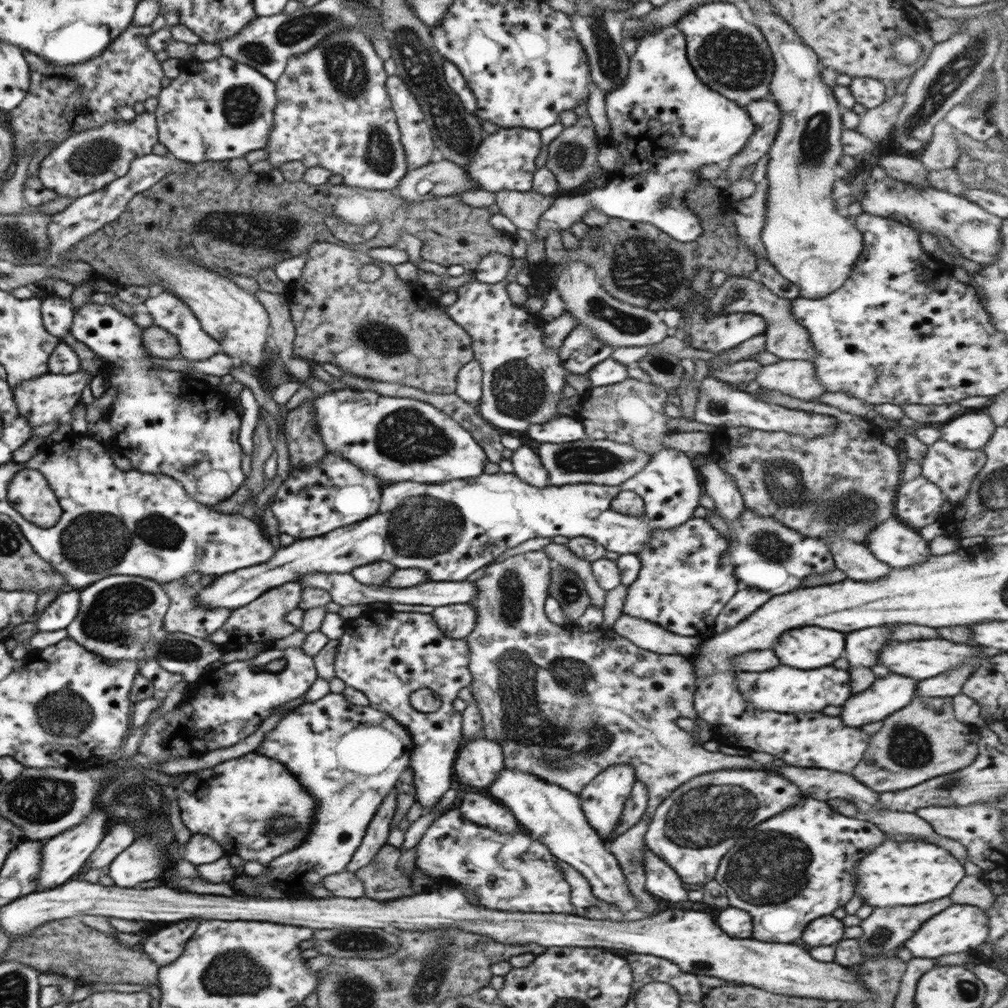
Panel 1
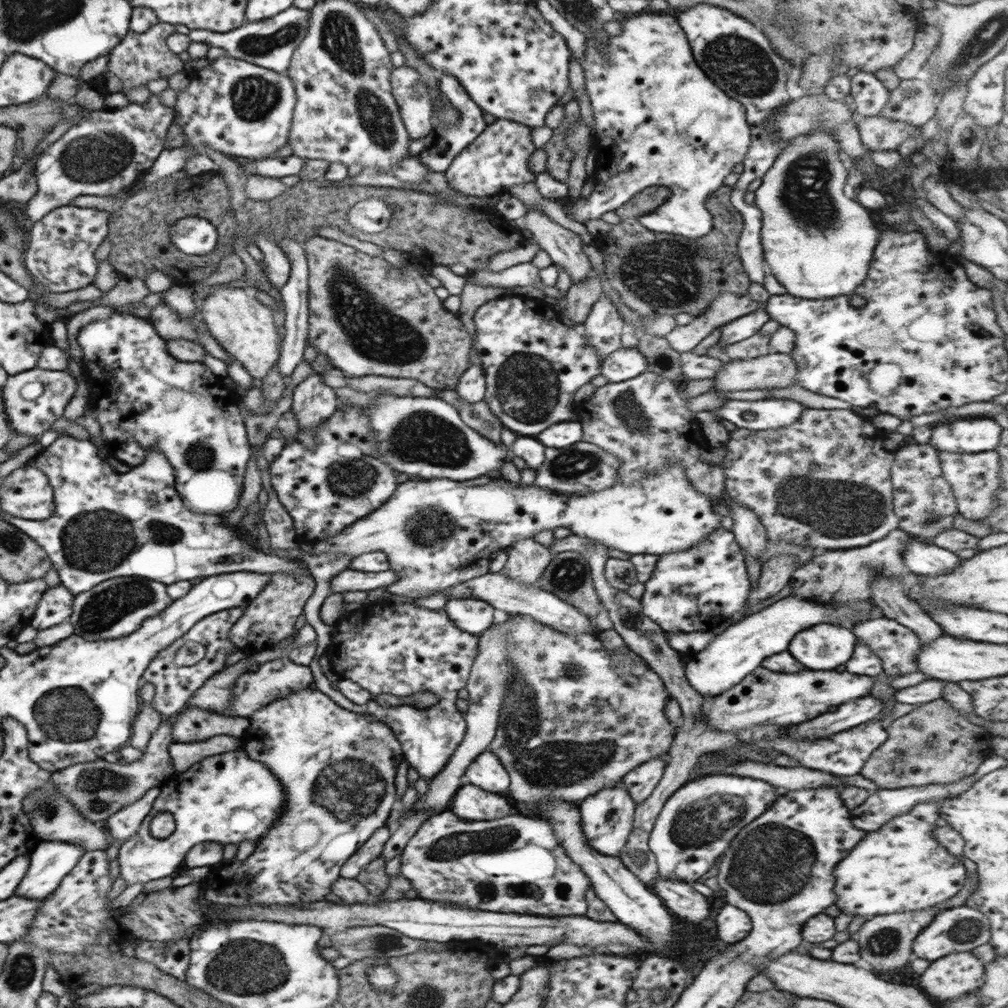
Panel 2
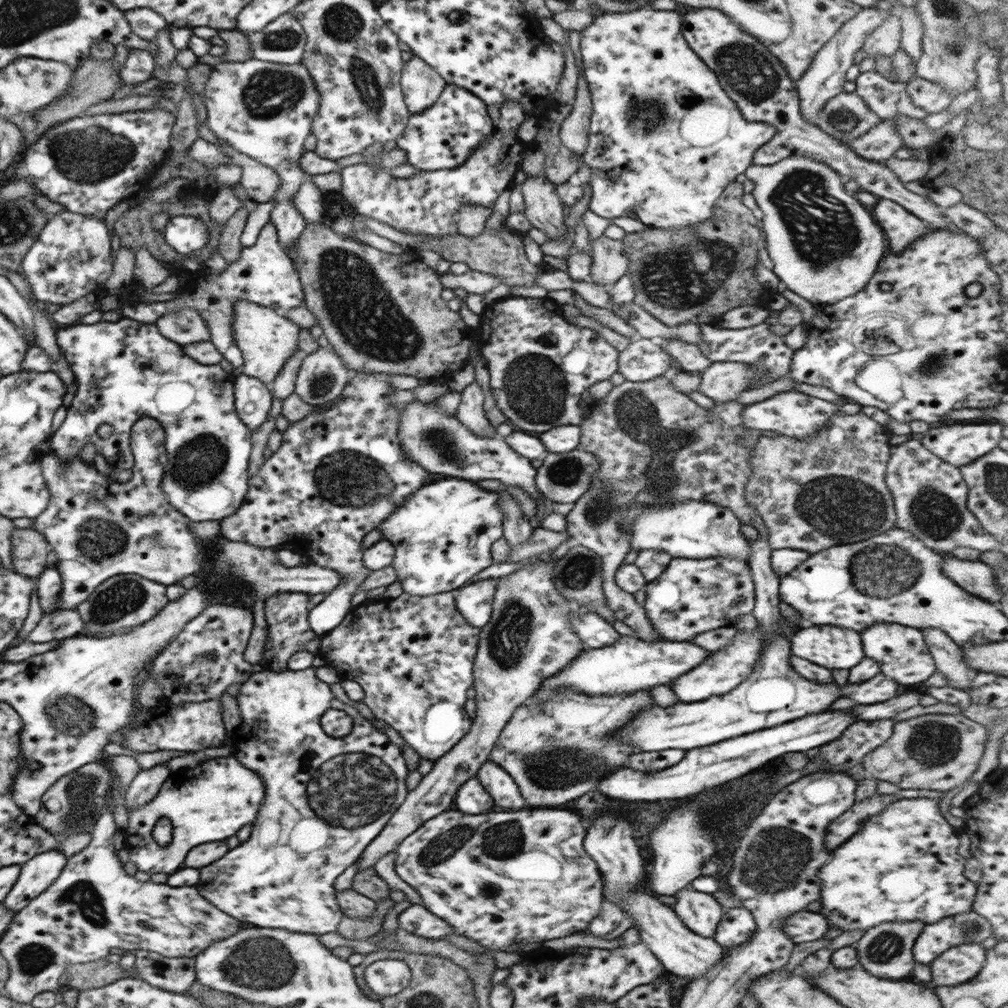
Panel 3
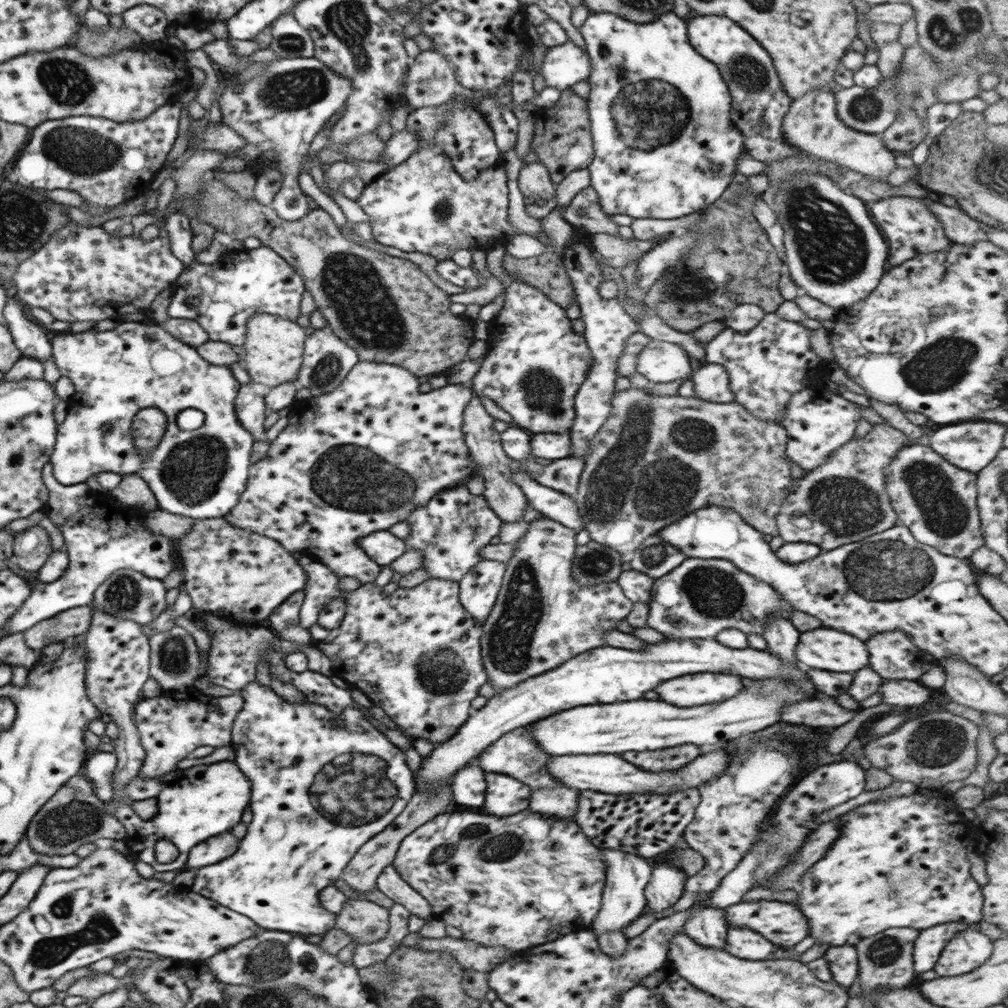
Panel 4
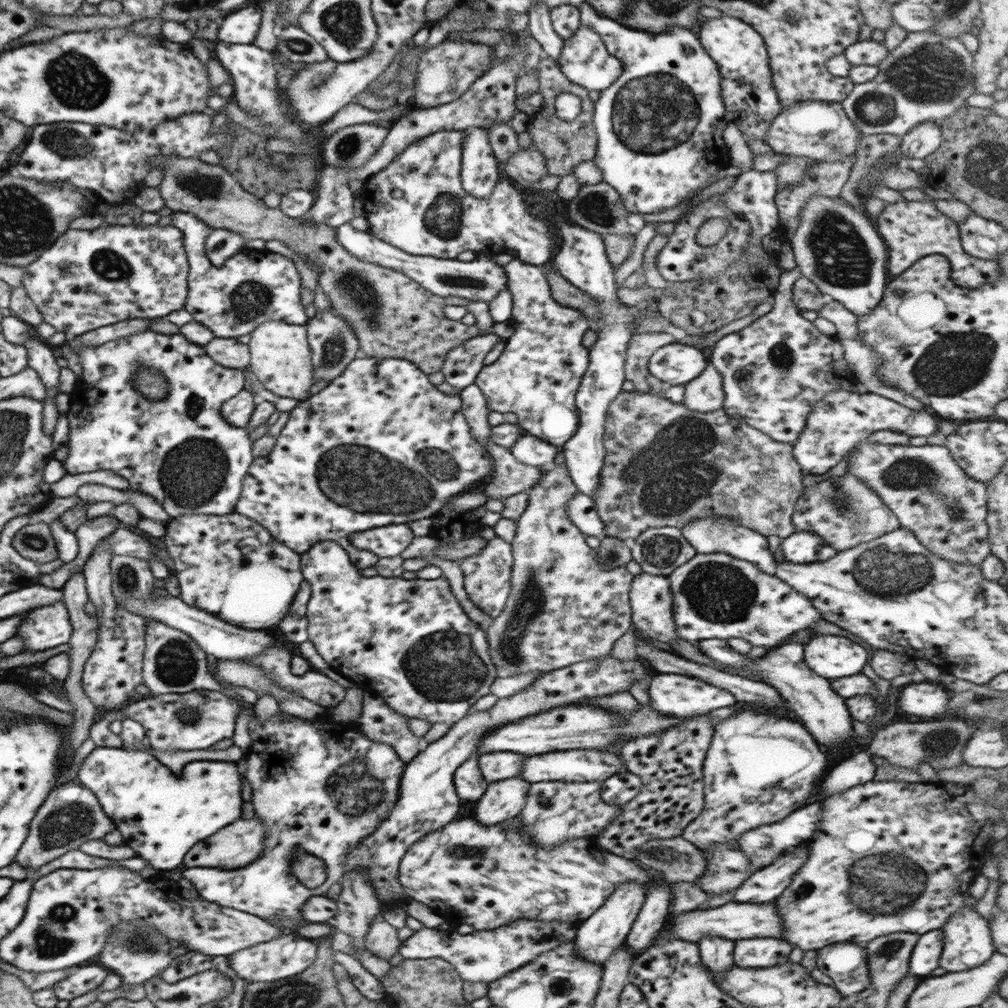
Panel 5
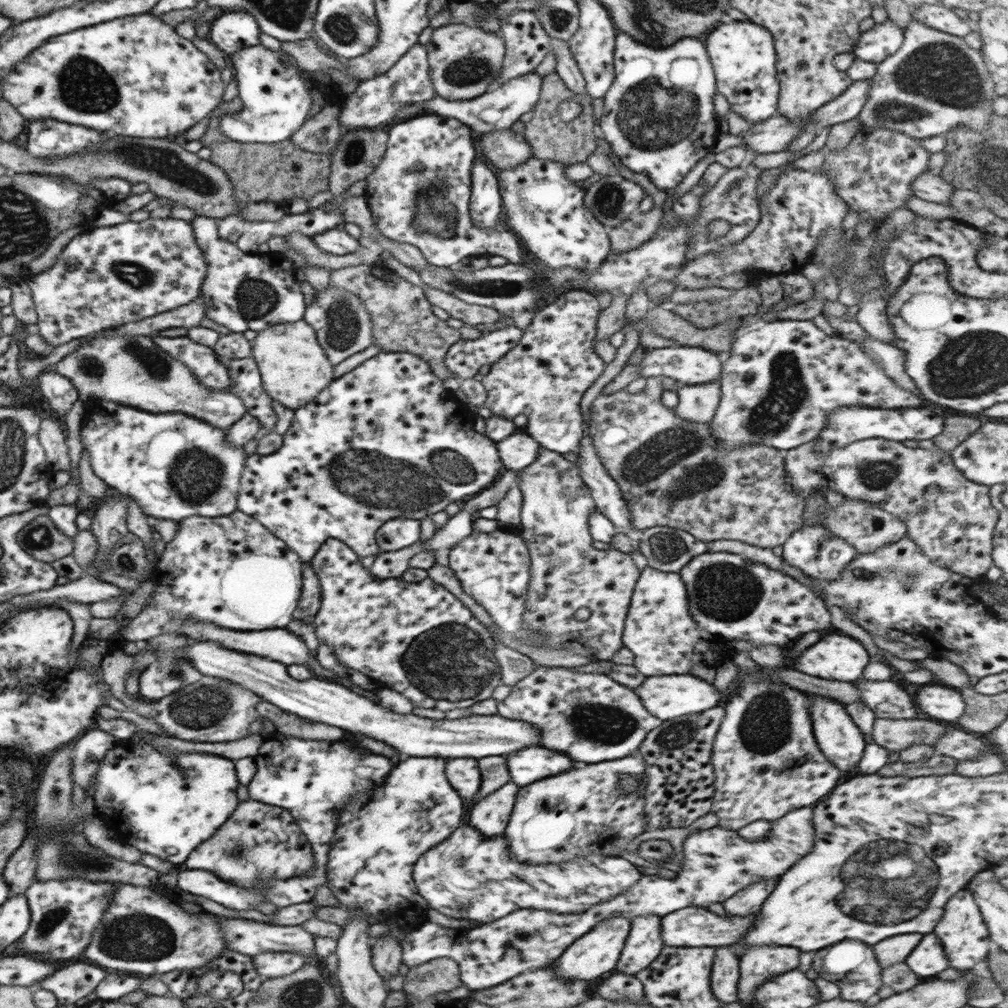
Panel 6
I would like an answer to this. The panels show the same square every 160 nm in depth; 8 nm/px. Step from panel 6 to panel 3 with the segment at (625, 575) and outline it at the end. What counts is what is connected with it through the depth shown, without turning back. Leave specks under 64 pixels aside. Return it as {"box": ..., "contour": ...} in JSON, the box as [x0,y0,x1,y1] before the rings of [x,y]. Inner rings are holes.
{"box":[358,554,589,872],"contour":[[[549,554],[538,556],[538,563],[528,563],[525,568],[515,571],[510,575],[500,577],[493,600],[493,609],[488,624],[481,628],[477,653],[473,664],[473,688],[476,691],[476,712],[471,724],[471,729],[455,744],[442,758],[439,758],[430,772],[422,776],[421,781],[414,786],[404,799],[404,802],[397,808],[397,811],[390,817],[382,832],[374,841],[368,845],[358,860],[358,871],[364,872],[368,868],[374,868],[380,858],[384,858],[390,852],[396,852],[397,847],[410,836],[426,820],[433,819],[441,812],[452,808],[458,789],[471,778],[476,777],[478,769],[483,762],[489,759],[494,744],[497,743],[502,729],[511,719],[514,711],[522,704],[525,704],[534,692],[541,687],[541,684],[548,677],[564,669],[578,654],[589,649],[586,643],[582,643],[571,629],[569,620],[574,617],[574,612],[587,609],[575,600],[564,598],[553,585],[552,573],[557,561],[549,561]]]}

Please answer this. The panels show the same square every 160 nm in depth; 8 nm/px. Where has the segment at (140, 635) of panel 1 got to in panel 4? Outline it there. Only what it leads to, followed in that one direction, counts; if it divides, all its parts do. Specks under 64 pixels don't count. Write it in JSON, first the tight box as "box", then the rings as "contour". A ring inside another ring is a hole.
{"box":[92,568,166,625],"contour":[[[121,568],[121,570],[114,571],[95,590],[92,607],[99,608],[102,612],[116,618],[130,619],[140,625],[148,624],[166,609],[166,591],[161,580],[146,576],[132,568]]]}

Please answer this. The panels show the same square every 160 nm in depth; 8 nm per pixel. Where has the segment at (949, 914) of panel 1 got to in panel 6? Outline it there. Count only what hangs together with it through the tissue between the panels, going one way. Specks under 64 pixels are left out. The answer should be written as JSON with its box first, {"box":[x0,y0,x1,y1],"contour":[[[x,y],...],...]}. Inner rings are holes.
{"box":[908,932,948,976],"contour":[[[932,932],[922,938],[922,942],[914,948],[914,952],[908,956],[908,966],[918,976],[936,976],[948,968],[948,959],[944,956],[941,940]]]}

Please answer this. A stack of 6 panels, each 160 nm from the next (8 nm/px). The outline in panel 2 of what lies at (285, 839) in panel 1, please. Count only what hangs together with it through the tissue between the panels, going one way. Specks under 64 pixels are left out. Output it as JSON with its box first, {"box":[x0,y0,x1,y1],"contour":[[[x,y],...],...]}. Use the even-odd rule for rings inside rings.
{"box":[119,748,285,885],"contour":[[[242,748],[232,752],[207,756],[198,763],[191,763],[191,767],[184,772],[173,773],[166,778],[166,781],[158,787],[160,794],[153,802],[149,816],[142,821],[138,832],[131,836],[126,843],[122,844],[119,852],[120,877],[126,881],[126,885],[144,885],[152,880],[158,880],[172,876],[178,872],[184,854],[204,840],[208,842],[220,842],[220,844],[240,844],[246,840],[262,840],[266,832],[272,828],[272,824],[280,818],[285,808],[285,790],[280,779],[265,765],[257,760],[252,760]],[[159,812],[170,812],[176,820],[176,830],[164,838],[150,838],[151,820]]]}

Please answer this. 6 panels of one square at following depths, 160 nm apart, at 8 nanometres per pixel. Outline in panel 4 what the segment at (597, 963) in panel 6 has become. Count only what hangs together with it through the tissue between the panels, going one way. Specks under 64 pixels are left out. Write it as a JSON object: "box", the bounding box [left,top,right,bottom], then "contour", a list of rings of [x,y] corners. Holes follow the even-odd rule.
{"box":[590,848,653,938],"contour":[[[612,848],[600,849],[600,853],[602,853],[602,861],[606,864],[606,884],[601,894],[602,902],[598,915],[590,926],[590,930],[596,938],[608,931],[624,932],[628,925],[646,912],[645,888],[650,882],[653,870],[648,862],[640,856],[618,852]]]}

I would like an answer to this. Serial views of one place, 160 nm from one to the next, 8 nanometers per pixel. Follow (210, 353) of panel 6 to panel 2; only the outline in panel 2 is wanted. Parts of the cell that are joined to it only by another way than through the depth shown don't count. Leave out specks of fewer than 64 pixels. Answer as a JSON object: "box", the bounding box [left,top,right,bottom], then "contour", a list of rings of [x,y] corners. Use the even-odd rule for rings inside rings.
{"box":[76,313,251,515],"contour":[[[112,313],[109,318],[99,319],[91,321],[90,323],[82,326],[76,337],[76,342],[82,349],[83,358],[82,364],[86,365],[88,362],[96,362],[102,370],[108,370],[108,374],[112,372],[118,372],[118,376],[122,376],[122,372],[130,372],[134,370],[134,374],[138,374],[142,370],[142,380],[138,380],[138,376],[134,376],[134,380],[130,382],[130,386],[126,386],[128,390],[132,392],[122,392],[122,386],[118,386],[116,378],[118,376],[112,376],[114,378],[114,388],[116,392],[98,392],[100,388],[106,388],[106,386],[100,386],[100,384],[92,384],[90,388],[94,388],[96,392],[88,392],[88,405],[86,405],[86,411],[82,417],[77,418],[76,423],[78,425],[83,425],[84,420],[86,420],[87,413],[92,412],[95,416],[95,420],[101,427],[101,434],[103,440],[106,441],[106,447],[110,453],[121,460],[124,464],[130,465],[131,467],[138,466],[140,463],[144,462],[145,456],[149,454],[150,448],[155,448],[158,452],[161,452],[168,459],[168,462],[172,465],[174,476],[175,476],[175,487],[180,497],[184,498],[185,508],[188,508],[190,512],[205,514],[205,515],[224,515],[230,514],[232,510],[238,508],[238,500],[242,496],[243,492],[243,480],[246,474],[247,464],[251,457],[251,444],[247,436],[246,423],[244,423],[244,417],[241,415],[240,408],[234,405],[236,402],[236,397],[234,393],[234,387],[230,384],[229,380],[224,377],[214,375],[208,366],[204,366],[201,362],[180,362],[170,356],[167,351],[167,346],[165,340],[156,332],[156,329],[150,324],[150,321],[144,320],[143,318],[135,317],[134,315],[129,315],[127,313]]]}

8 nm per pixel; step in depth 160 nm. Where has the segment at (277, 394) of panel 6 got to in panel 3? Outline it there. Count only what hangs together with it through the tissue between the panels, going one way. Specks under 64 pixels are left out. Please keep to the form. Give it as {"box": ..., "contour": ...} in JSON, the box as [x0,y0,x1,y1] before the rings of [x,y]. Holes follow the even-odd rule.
{"box":[233,300,300,384],"contour":[[[249,300],[236,301],[233,309],[233,337],[243,354],[243,374],[262,383],[272,384],[284,364],[298,349],[300,327],[283,313]]]}

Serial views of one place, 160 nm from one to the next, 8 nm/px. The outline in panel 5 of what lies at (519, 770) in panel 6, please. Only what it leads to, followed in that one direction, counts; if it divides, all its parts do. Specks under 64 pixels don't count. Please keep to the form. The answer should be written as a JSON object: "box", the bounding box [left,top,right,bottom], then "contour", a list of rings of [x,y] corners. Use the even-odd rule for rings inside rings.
{"box":[522,749,625,784],"contour":[[[580,749],[580,750],[560,750],[556,752],[547,752],[546,754],[536,754],[527,756],[523,760],[522,777],[530,784],[538,782],[604,782],[607,778],[625,770],[624,762],[616,753],[608,751],[599,751],[598,749]]]}

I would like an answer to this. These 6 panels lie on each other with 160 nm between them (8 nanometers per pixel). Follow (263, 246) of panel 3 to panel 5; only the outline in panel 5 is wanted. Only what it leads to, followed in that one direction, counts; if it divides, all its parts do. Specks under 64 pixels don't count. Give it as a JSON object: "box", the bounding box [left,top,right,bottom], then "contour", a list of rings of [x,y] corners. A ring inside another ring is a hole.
{"box":[169,212,309,338],"contour":[[[181,212],[171,214],[169,225],[182,231],[188,259],[188,294],[183,309],[190,312],[194,321],[208,327],[214,336],[238,338],[250,334],[267,320],[307,324],[309,318],[300,301],[301,276],[293,260],[267,249],[245,249],[230,256],[221,265],[214,265],[204,252],[210,226],[193,214]]]}

